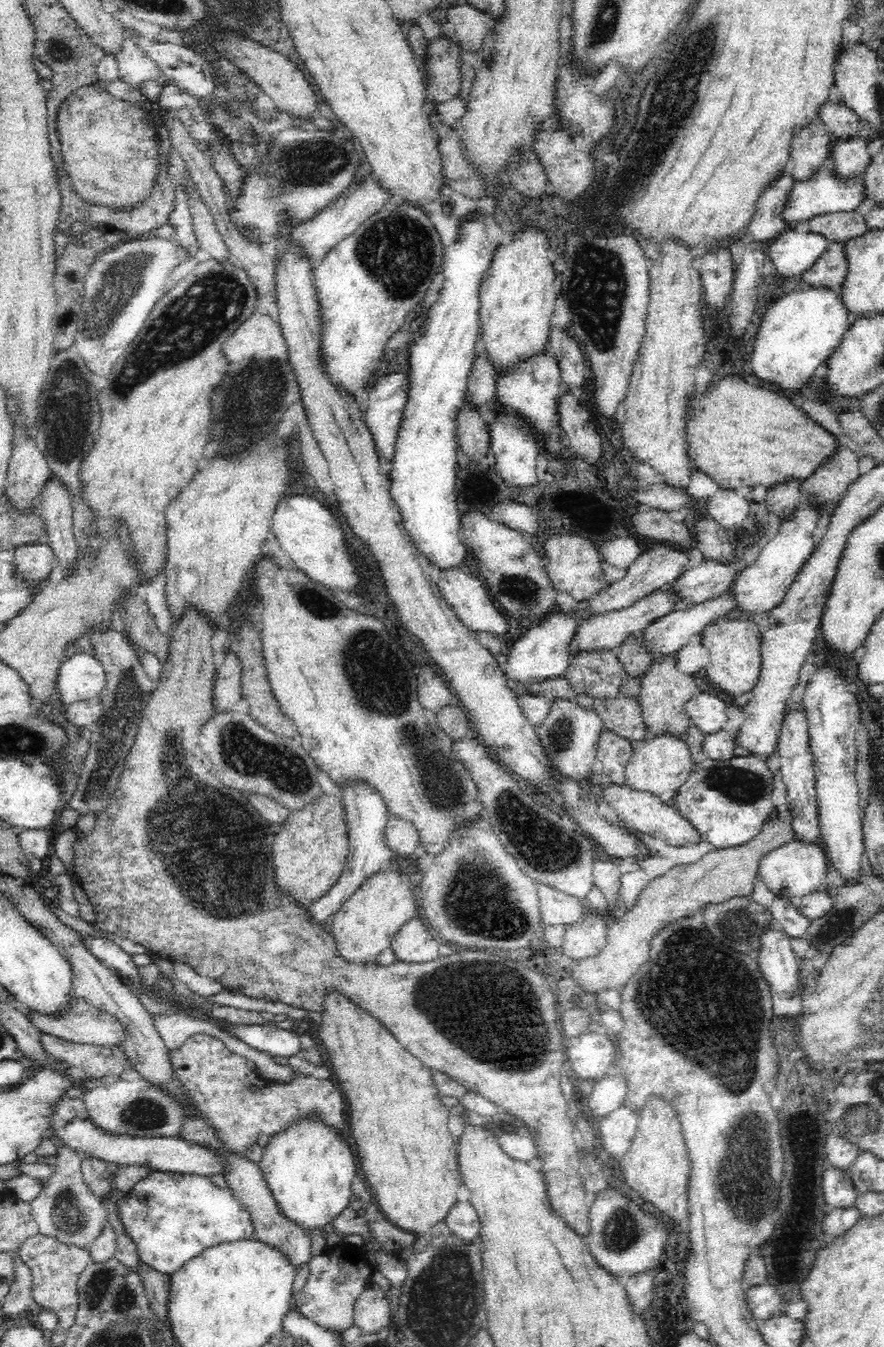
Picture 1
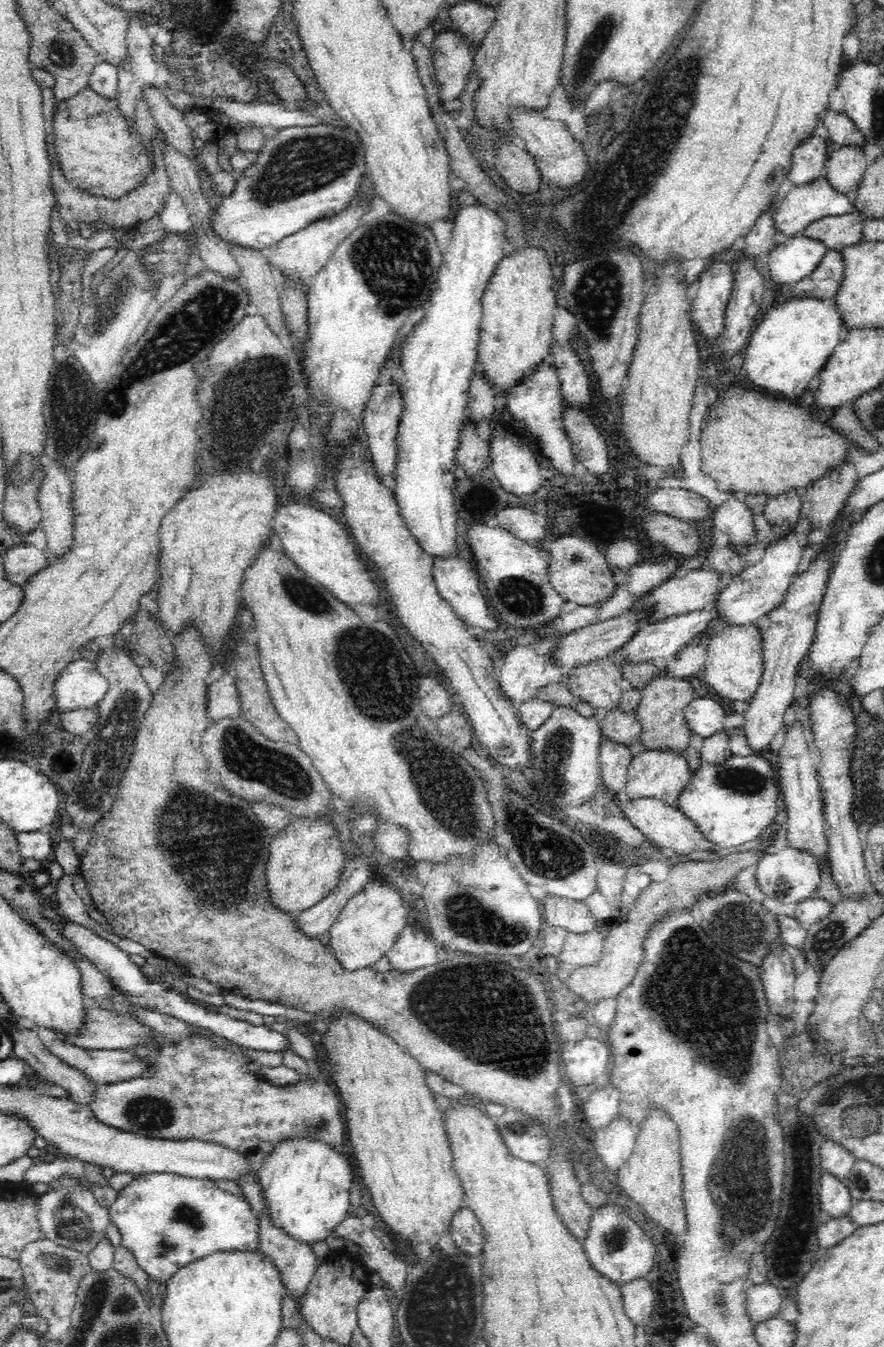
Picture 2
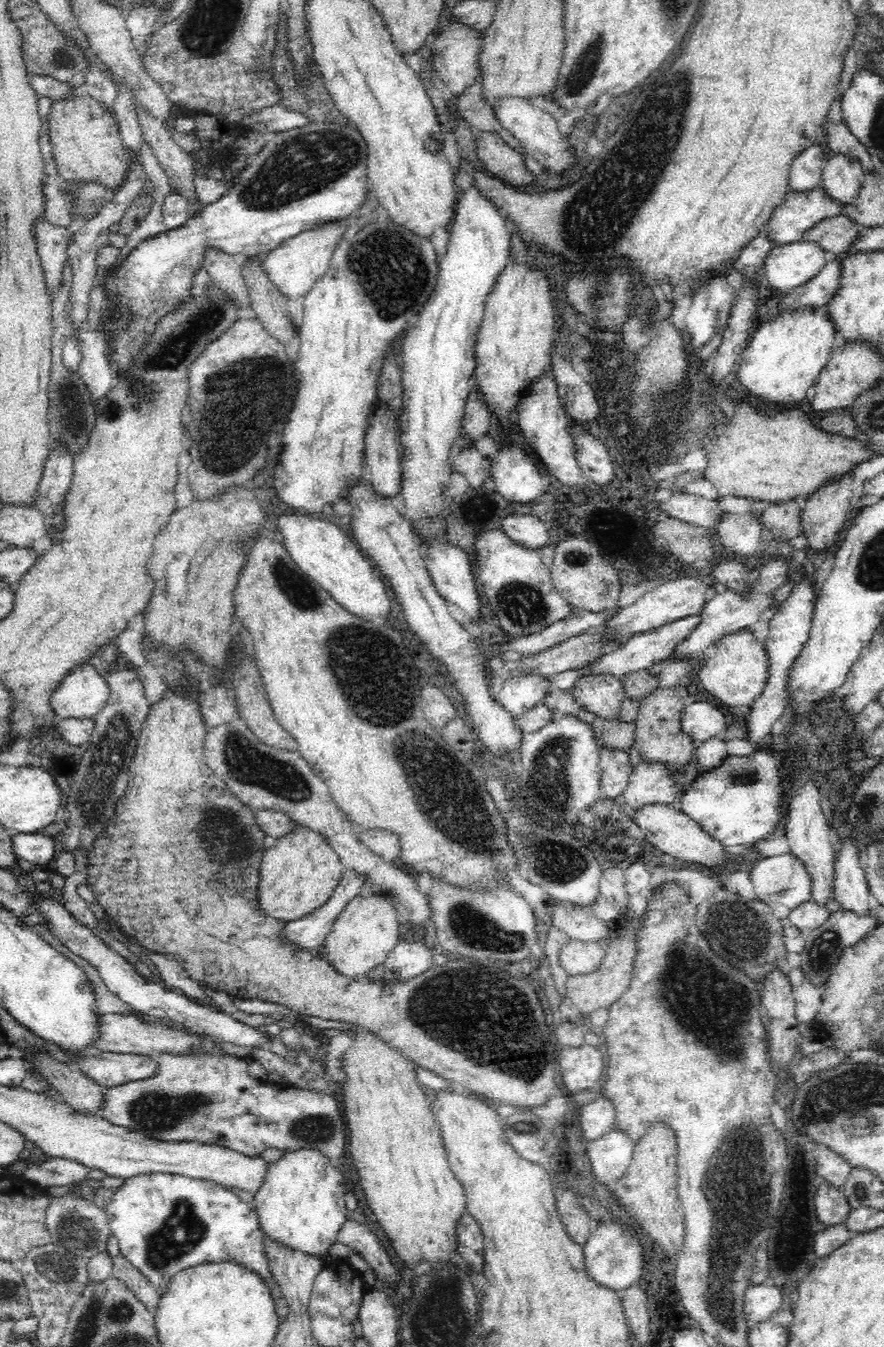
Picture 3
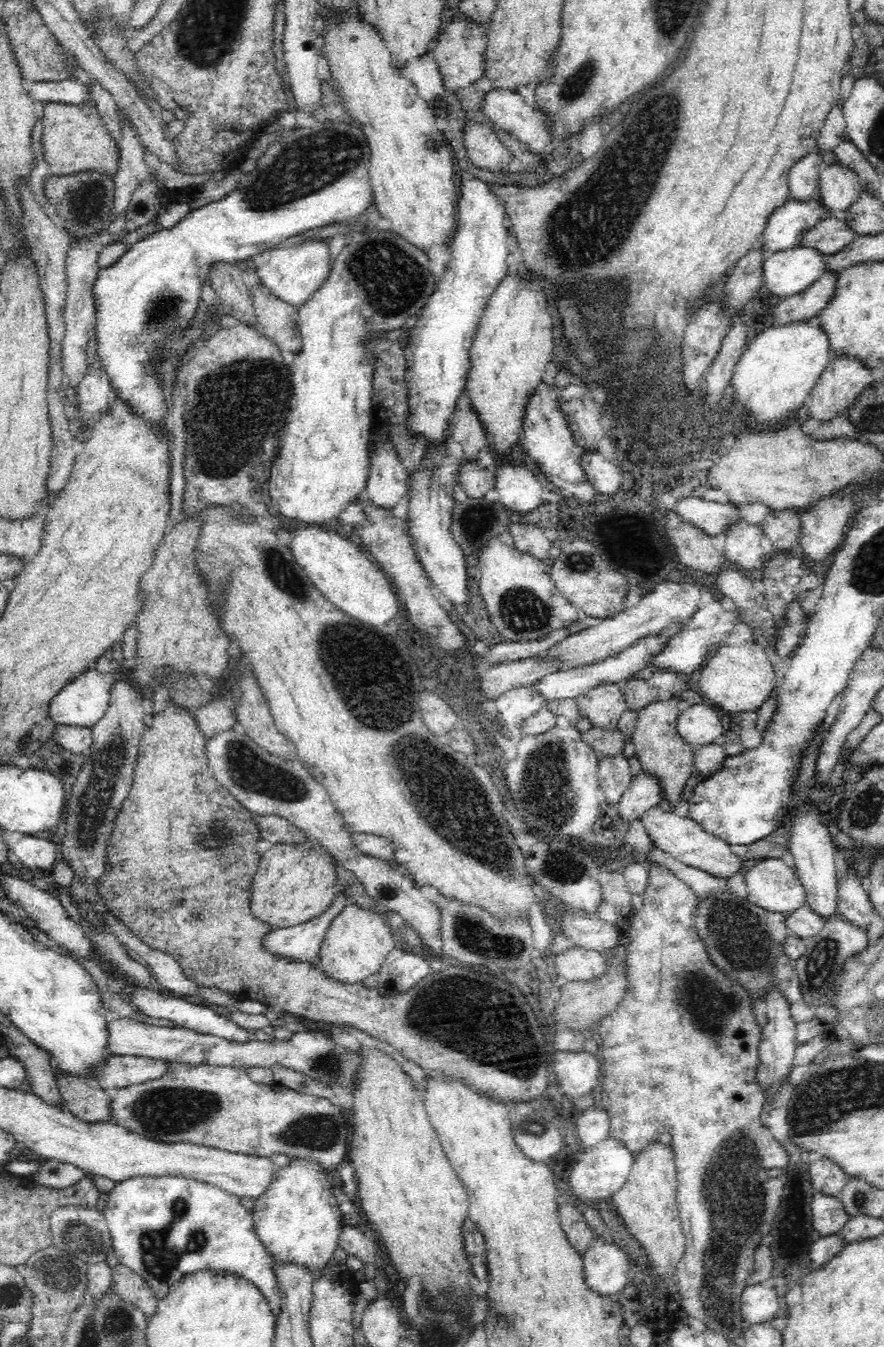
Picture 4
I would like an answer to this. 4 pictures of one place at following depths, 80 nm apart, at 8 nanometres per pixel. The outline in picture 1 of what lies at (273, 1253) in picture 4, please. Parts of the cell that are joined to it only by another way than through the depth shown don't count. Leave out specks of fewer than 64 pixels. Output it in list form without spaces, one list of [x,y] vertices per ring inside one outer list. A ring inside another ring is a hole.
[[[304,1113],[270,1135],[270,1142],[264,1146],[258,1161],[282,1213],[306,1227],[322,1230],[343,1208],[349,1206],[352,1178],[356,1176],[356,1156],[346,1136],[317,1113]]]

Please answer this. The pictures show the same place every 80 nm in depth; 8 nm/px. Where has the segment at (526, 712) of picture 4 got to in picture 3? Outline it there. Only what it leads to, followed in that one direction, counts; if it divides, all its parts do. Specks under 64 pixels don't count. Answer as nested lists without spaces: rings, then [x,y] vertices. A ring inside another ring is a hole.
[[[534,672],[510,675],[502,680],[502,690],[495,696],[512,715],[517,716],[525,709],[544,701],[544,695],[551,687],[552,675]]]

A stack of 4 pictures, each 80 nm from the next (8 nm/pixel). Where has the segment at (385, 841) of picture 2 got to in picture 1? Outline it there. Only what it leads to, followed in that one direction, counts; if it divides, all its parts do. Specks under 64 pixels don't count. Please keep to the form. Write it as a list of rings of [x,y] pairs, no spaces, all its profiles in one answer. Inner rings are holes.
[[[390,816],[386,824],[386,839],[395,854],[405,859],[413,858],[420,847],[420,833],[408,819]]]

